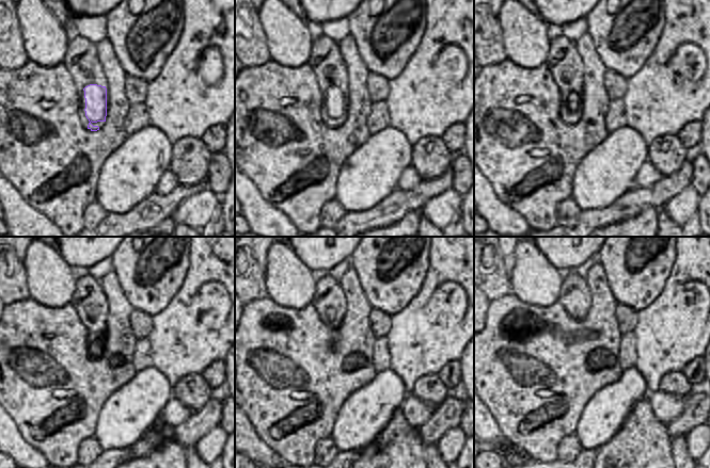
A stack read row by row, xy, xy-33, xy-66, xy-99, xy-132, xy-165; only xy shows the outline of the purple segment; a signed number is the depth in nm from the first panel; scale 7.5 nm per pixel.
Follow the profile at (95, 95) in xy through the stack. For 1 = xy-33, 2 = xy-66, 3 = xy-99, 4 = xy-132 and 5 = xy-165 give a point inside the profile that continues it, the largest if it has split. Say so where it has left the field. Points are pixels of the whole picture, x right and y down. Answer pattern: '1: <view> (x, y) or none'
1: xy-33 (330, 67)
2: xy-66 (569, 75)
3: xy-99 (92, 304)
4: xy-132 (331, 302)
5: xy-165 (573, 302)

